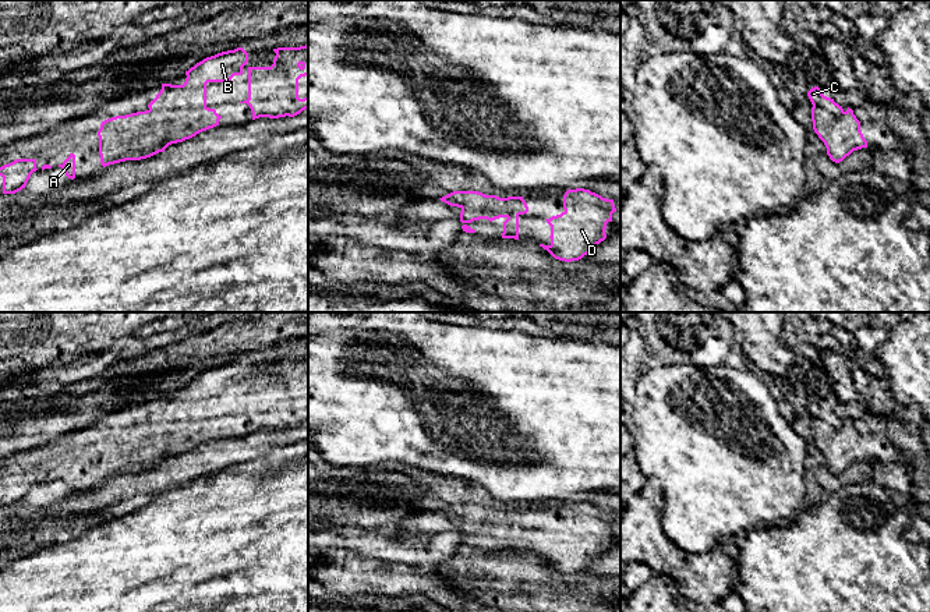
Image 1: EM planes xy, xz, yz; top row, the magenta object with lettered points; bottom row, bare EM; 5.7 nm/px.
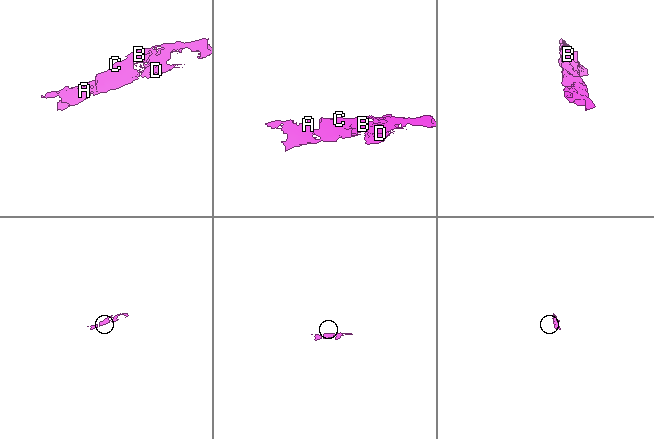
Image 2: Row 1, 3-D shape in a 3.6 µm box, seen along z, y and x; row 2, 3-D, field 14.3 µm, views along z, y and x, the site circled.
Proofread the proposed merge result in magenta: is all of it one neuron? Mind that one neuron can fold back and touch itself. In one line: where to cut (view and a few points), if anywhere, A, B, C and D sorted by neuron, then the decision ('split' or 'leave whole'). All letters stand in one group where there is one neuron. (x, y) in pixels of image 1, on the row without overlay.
no cut | A B C D | leave whole

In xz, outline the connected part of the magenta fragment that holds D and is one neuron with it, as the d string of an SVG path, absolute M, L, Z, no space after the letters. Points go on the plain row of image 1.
M576 500L565 505L563 521L561 527L545 531L551 538L551 556L540 559L555 572L579 573L607 551L607 535L612 534L616 520L613 512Z

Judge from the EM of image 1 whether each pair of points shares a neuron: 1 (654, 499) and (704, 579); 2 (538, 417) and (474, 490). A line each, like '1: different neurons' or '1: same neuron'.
1: same neuron
2: different neurons

